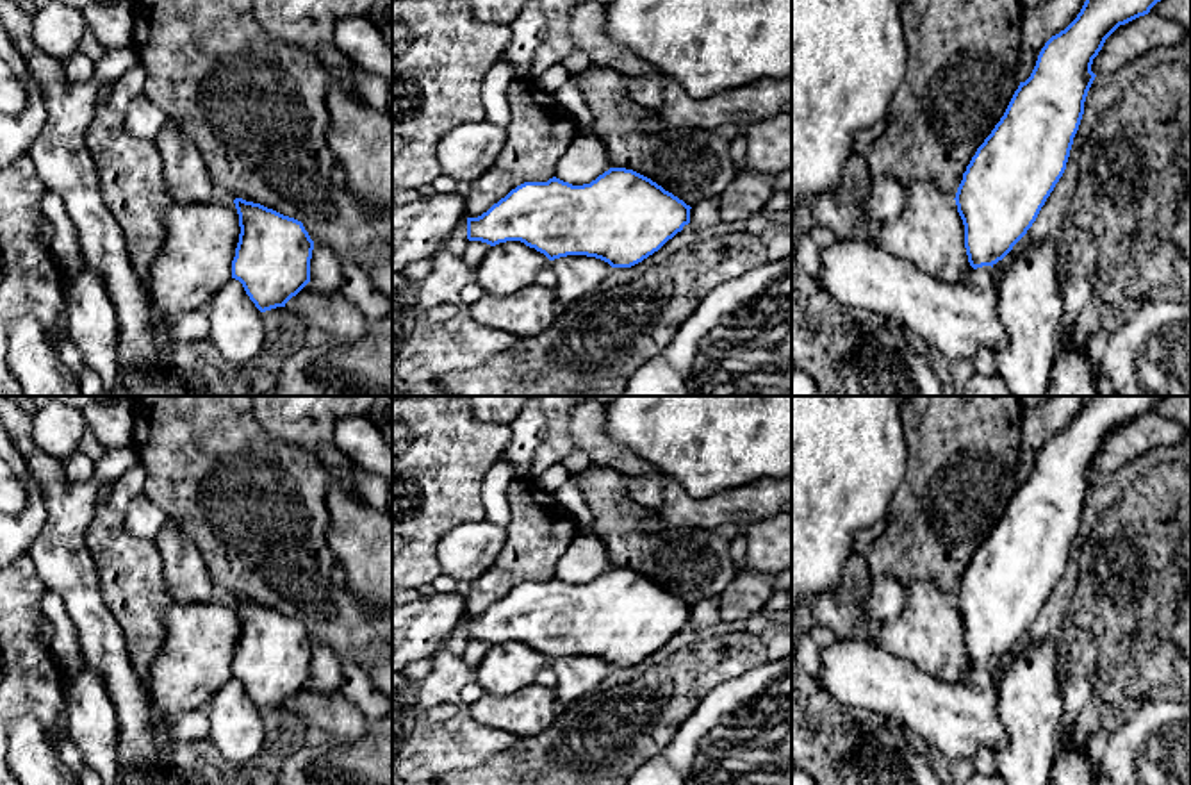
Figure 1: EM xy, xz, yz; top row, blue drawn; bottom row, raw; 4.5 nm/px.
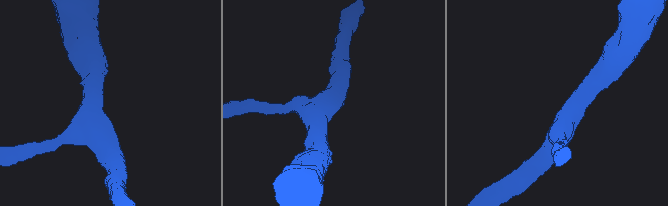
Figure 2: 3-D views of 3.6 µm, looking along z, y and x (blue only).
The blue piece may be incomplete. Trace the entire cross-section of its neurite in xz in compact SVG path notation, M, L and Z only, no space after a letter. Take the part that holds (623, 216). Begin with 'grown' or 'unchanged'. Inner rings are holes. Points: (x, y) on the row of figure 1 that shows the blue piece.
unchanged | M610 168L590 184L572 186L556 177L524 182L478 218L467 218L467 239L490 246L521 241L549 260L587 255L612 268L631 268L690 223L690 205L651 178L626 168Z

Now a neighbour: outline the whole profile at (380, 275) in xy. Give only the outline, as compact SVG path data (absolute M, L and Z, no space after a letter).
M378 260L366 275L392 305L392 260Z

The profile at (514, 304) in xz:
M521 241L490 246L474 269L474 282L485 296L469 307L478 325L519 339L549 328L563 307L554 289L538 285L537 275L549 259Z

